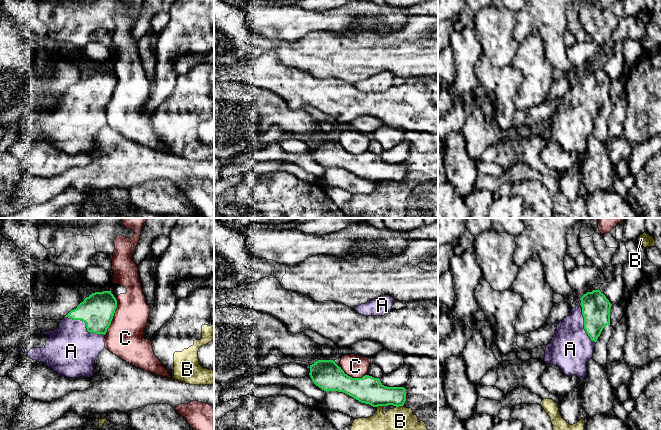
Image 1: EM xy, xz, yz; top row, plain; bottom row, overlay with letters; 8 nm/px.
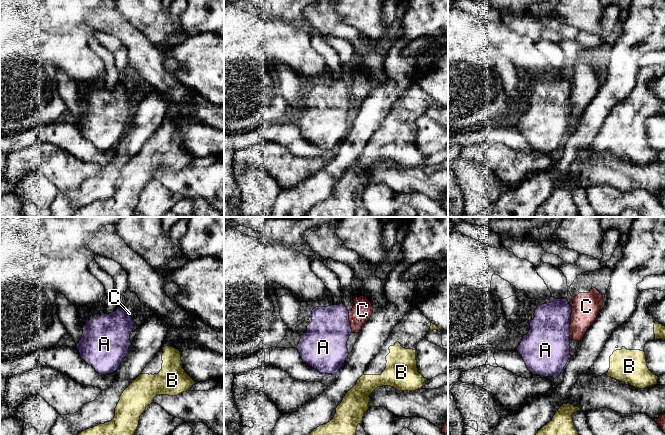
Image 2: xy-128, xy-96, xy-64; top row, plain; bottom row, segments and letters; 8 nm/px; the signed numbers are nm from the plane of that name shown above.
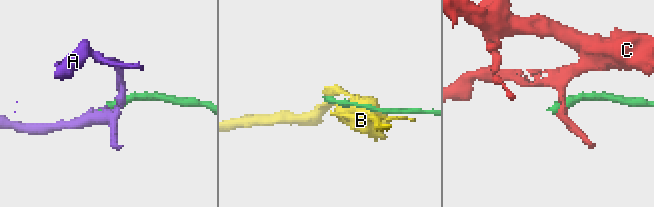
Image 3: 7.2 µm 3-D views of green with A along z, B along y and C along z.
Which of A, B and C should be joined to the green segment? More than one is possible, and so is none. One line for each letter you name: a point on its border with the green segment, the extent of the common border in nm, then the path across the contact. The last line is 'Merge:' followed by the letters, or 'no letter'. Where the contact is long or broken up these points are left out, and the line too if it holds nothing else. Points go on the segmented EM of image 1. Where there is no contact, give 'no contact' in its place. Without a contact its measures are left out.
A: meets green in xy at (86, 325); contact 360 nm long
Merge: A

